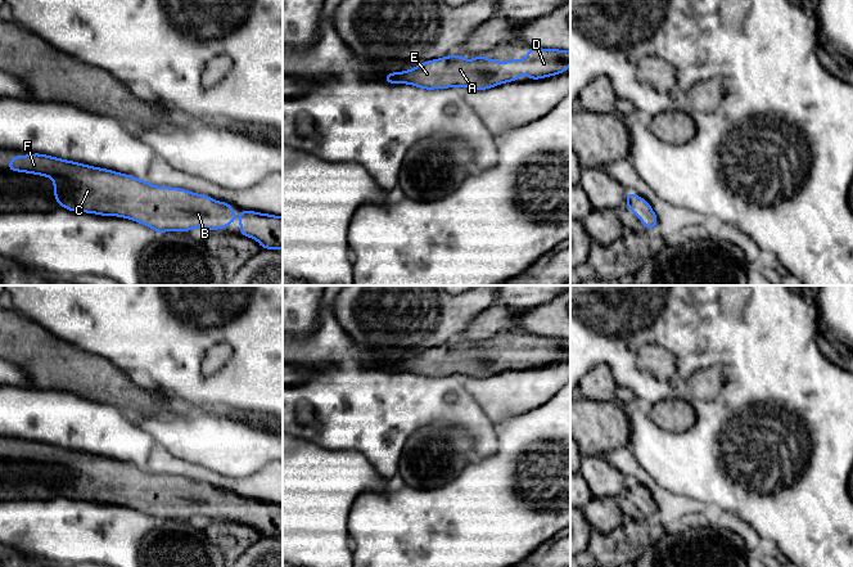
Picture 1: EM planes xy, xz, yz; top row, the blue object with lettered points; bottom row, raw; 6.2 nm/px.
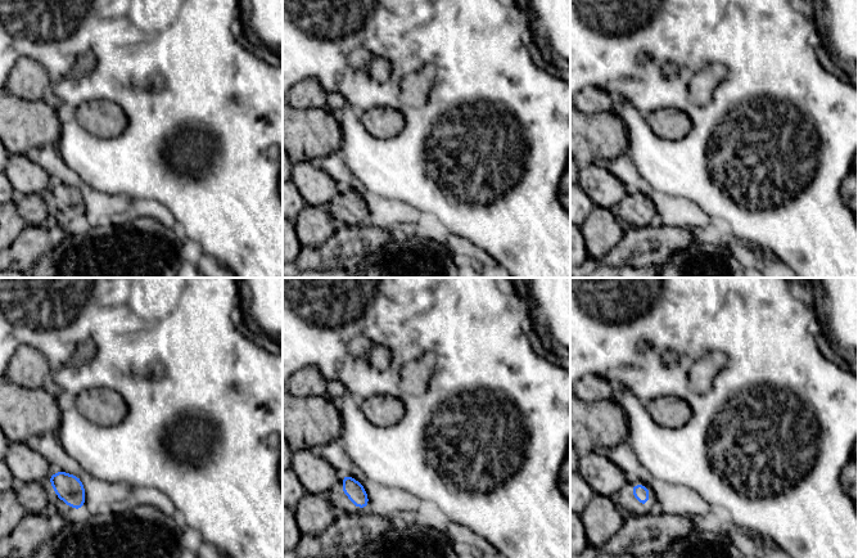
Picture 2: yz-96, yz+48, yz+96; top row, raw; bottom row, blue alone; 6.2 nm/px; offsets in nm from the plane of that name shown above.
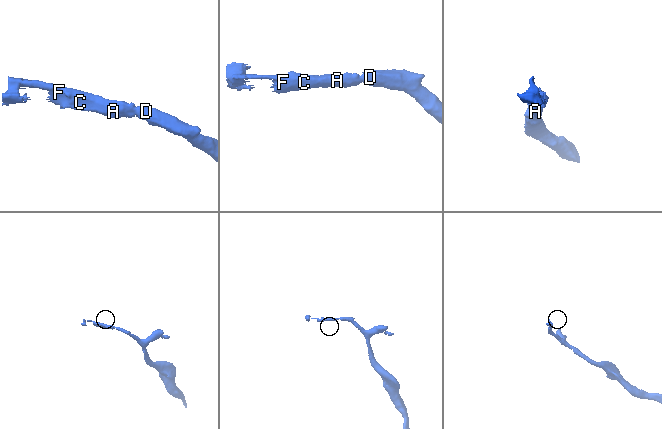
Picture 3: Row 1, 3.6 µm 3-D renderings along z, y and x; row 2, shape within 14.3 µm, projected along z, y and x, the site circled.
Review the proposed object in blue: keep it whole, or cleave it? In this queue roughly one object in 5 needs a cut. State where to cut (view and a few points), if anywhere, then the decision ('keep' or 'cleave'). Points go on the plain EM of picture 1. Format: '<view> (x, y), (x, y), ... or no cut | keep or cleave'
no cut | keep

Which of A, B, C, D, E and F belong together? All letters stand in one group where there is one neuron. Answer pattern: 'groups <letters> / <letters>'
groups A B C D E F

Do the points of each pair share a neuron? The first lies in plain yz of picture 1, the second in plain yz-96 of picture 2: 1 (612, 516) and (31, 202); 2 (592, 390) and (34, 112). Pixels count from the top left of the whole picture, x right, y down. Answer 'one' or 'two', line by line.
1: one
2: two

